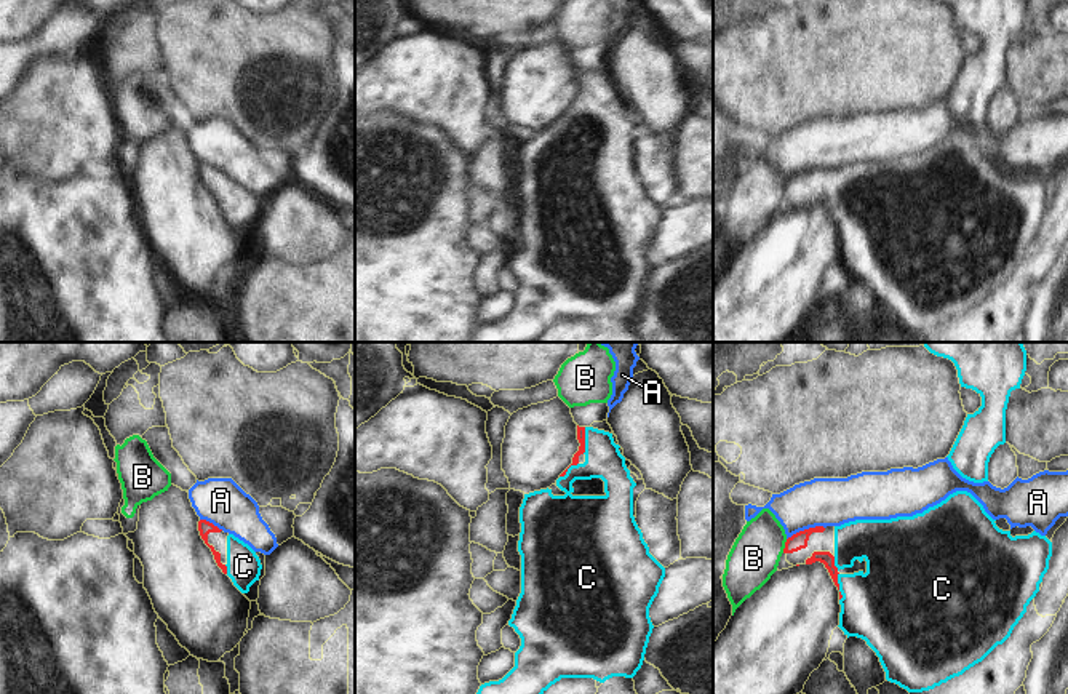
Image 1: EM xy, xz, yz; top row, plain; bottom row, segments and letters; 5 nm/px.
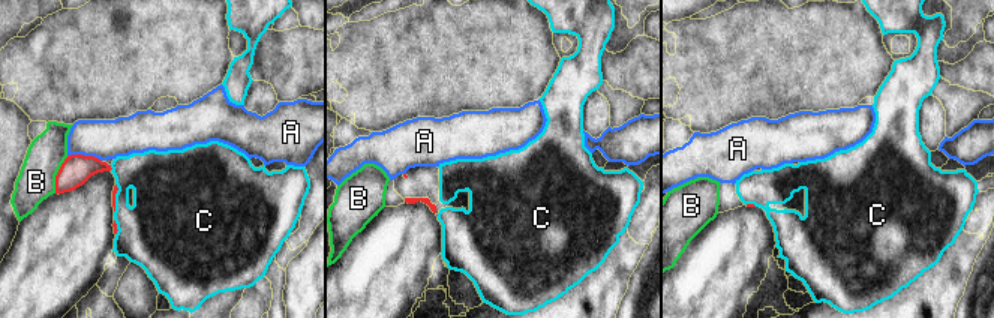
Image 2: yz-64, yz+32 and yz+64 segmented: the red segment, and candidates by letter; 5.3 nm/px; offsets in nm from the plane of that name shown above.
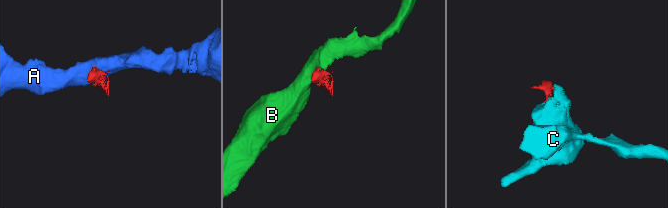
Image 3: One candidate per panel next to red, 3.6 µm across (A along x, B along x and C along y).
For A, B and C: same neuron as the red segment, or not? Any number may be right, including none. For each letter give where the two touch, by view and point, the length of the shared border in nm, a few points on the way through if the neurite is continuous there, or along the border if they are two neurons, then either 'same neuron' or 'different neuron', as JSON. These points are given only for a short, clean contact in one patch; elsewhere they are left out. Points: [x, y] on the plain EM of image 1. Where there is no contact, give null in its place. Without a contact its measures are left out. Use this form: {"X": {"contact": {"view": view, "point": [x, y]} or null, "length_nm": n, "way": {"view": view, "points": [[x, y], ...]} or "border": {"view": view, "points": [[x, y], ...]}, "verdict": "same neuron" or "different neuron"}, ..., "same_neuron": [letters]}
{"A": {"contact": {"view": "yz", "point": [804, 171]}, "length_nm": 200, "border": {"view": "yz", "points": [[824, 168], [800, 171], [787, 181]]}, "verdict": "different neuron"}, "B": {"contact": {"view": "yz", "point": [785, 187]}, "length_nm": 80, "border": {"view": "yz", "points": [[787, 181], [782, 194]]}, "verdict": "different neuron"}, "C": {"contact": {"view": "xz", "point": [584, 82]}, "length_nm": 140, "way": {"view": "xz", "points": [[581, 72], [584, 82], [603, 101]]}, "verdict": "same neuron"}, "same_neuron": ["C"]}

